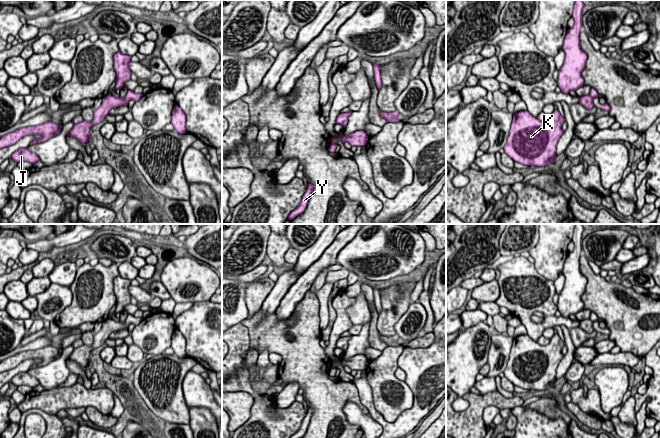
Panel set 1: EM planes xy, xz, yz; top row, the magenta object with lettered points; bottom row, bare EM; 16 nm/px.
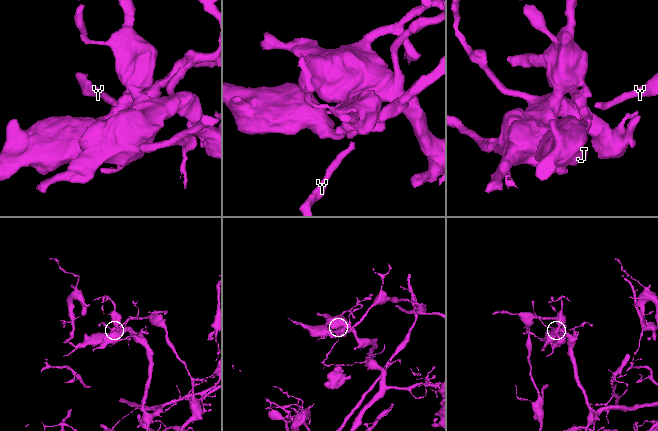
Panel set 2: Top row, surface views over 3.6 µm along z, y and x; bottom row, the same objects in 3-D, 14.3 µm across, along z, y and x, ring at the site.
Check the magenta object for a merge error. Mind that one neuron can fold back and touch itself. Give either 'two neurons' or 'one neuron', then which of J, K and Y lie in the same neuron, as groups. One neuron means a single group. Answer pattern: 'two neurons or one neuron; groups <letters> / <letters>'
two neurons; groups J Y / K

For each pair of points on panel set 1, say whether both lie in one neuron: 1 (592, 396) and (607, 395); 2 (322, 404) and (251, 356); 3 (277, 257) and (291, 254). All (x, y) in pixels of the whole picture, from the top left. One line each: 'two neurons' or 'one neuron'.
1: two neurons
2: two neurons
3: two neurons

